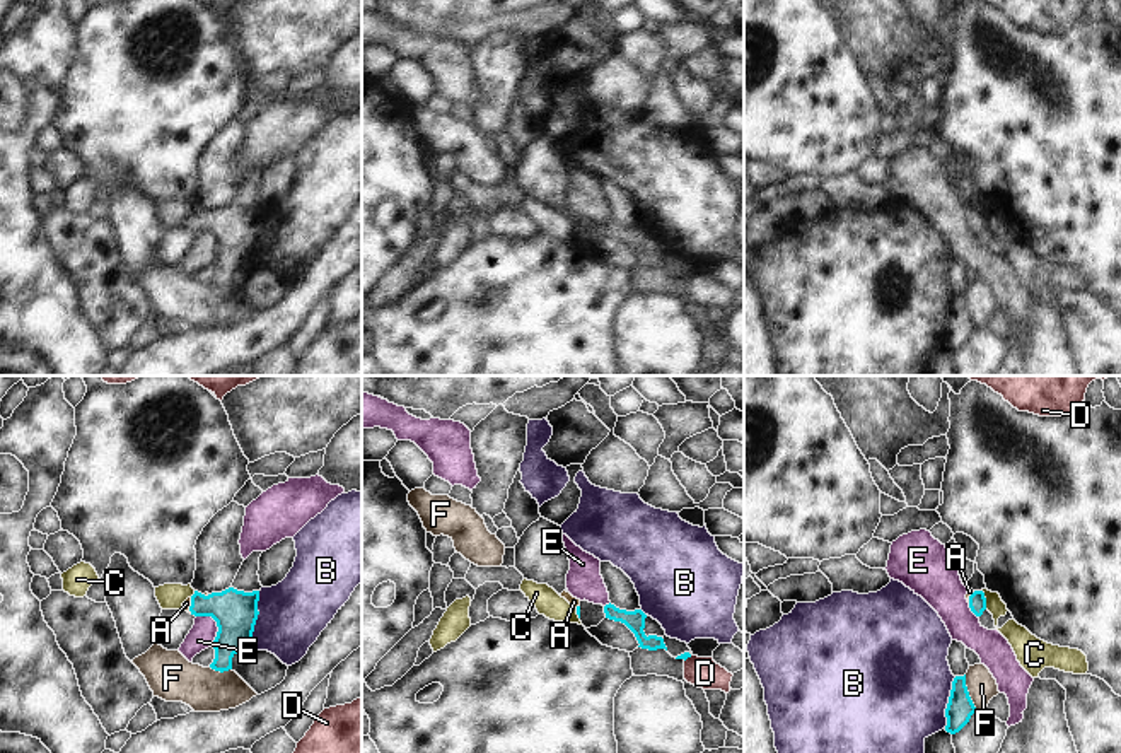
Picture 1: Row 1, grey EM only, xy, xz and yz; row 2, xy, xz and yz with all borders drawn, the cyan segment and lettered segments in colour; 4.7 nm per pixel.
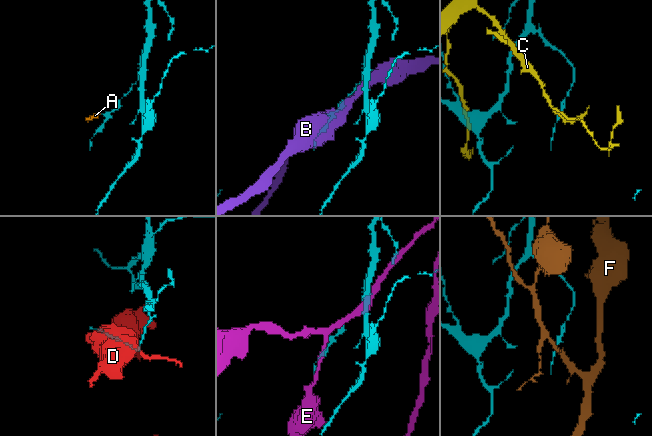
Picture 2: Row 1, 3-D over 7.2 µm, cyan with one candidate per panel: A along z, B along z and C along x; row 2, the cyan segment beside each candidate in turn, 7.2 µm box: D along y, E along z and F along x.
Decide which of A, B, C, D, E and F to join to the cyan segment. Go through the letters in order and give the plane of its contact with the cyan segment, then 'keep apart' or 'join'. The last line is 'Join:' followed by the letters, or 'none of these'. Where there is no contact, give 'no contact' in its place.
A: xy | join
B: xy | keep apart
C: yz | keep apart
D: xz | keep apart
E: xy | keep apart
F: yz | keep apart
Join: A

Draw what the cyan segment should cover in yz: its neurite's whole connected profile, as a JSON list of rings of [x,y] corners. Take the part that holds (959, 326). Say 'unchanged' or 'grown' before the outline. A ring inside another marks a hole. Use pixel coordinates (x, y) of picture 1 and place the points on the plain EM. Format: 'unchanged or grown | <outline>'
unchanged | [[[966,292],[955,294],[952,299],[950,314],[945,326],[945,335],[947,335],[945,348],[950,352],[959,350],[969,340],[974,330],[976,324],[966,304]]]

